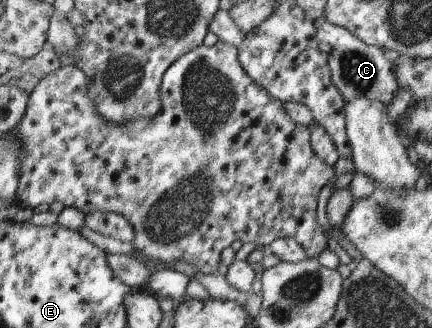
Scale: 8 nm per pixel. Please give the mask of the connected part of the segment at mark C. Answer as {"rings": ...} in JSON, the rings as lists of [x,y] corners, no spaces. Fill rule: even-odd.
{"rings":[[[323,17],[315,21],[315,27],[316,38],[330,46],[326,56],[330,79],[344,102],[351,102],[354,98],[364,96],[367,100],[377,100],[387,106],[393,100],[393,94],[397,92],[397,82],[393,76],[393,61],[384,57],[383,50],[361,42],[355,35],[329,24]]]}

